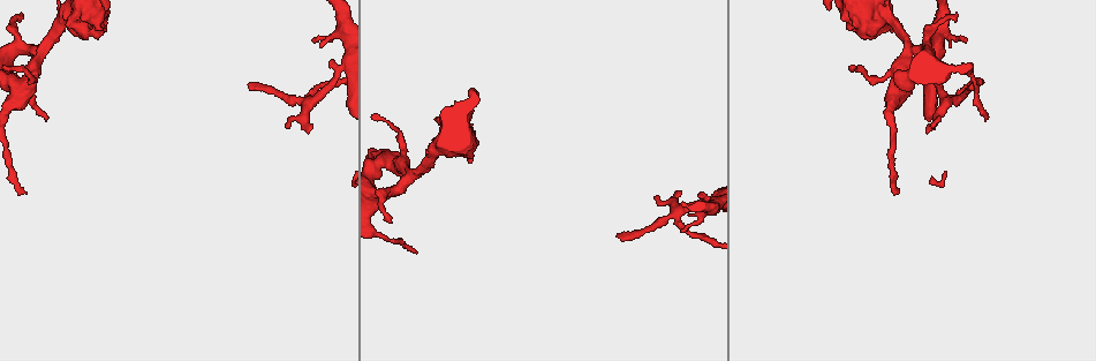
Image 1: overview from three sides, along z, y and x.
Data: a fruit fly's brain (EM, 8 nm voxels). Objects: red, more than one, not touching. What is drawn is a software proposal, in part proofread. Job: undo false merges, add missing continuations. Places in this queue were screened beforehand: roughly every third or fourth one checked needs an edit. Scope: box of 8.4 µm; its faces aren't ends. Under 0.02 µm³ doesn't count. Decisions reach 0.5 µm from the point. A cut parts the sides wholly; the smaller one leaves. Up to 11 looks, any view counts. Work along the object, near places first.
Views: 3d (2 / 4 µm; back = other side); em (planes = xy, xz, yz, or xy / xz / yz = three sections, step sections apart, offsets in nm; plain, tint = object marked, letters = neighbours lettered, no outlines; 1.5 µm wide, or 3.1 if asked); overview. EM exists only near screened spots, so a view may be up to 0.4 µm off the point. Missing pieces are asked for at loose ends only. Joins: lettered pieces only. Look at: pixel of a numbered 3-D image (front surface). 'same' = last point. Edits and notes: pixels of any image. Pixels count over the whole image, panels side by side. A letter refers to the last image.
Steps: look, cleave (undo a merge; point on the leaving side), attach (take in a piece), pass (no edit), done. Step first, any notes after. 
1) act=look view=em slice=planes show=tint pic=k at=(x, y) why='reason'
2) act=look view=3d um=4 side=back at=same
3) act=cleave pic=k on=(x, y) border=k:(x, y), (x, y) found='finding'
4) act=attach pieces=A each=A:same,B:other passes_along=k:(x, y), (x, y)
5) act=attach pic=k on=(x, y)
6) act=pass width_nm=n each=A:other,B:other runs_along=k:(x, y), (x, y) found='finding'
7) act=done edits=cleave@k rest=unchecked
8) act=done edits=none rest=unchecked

act=look view=em slice=yz step=4 show=letters pic=1 at=(47, 119)

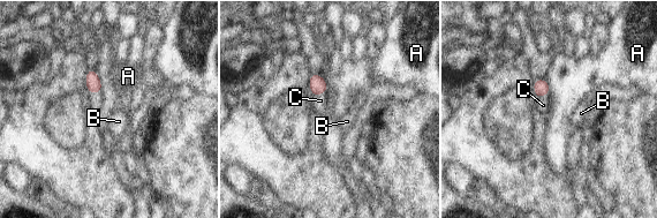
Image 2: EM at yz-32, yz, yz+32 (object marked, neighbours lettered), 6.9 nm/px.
act=look view=em slice=planes show=letters at=same

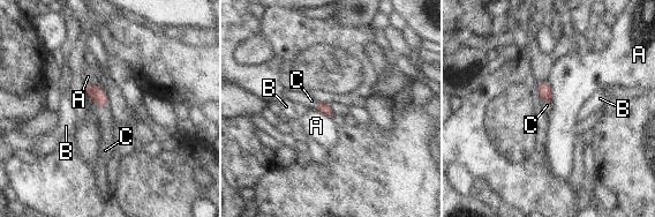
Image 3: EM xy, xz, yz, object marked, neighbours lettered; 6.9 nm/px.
act=attach pieces=C each=A:other,B:other,C:same passes_along=3:(97, 94), (99, 106), (104, 116) found='it goes on there'

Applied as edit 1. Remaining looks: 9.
act=look view=3d um=2 pic=1 at=(955, 12)

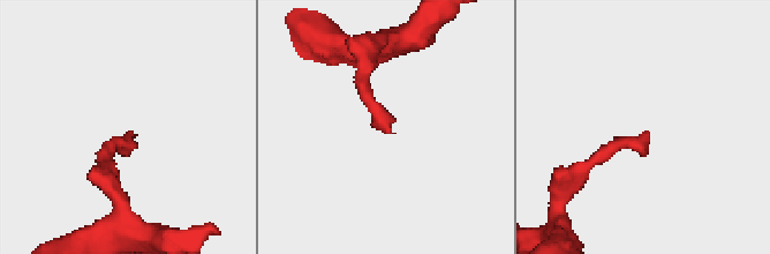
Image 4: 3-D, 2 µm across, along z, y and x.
act=look view=em slice=planes show=plain pic=4 at=(131, 131) why='need the tissue'

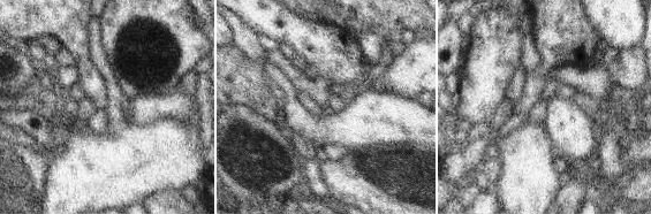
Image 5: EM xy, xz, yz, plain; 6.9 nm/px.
act=look view=em slice=planes show=letters at=same

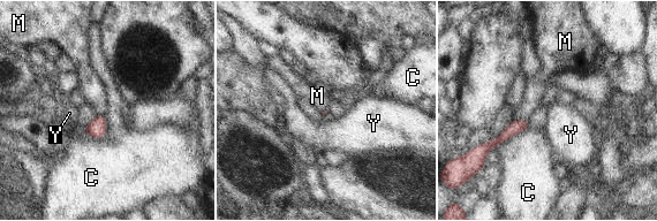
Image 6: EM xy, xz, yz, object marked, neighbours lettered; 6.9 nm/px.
act=pass each=C:other,M:other,Y:other runs_along=6:(526, 122), (516, 126), (492, 144) found='none of them fits'

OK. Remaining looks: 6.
act=look view=overview why='see it whole again'

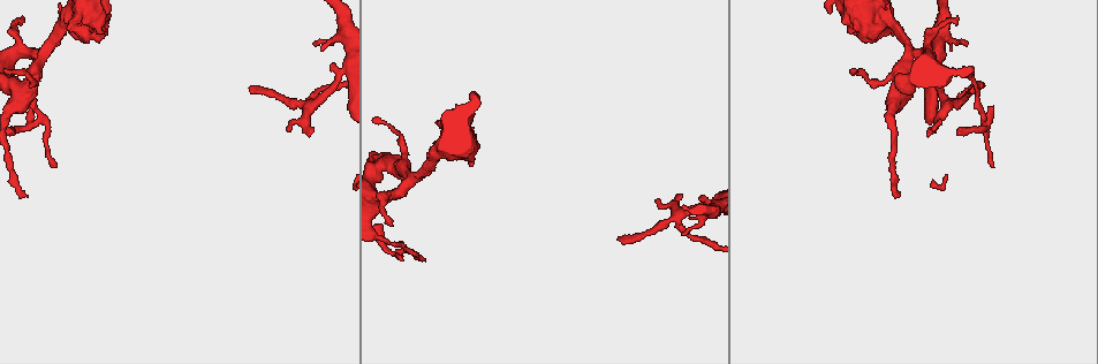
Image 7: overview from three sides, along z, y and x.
act=look view=em slice=planes show=letters pic=7 at=(972, 90) why='tapers out'

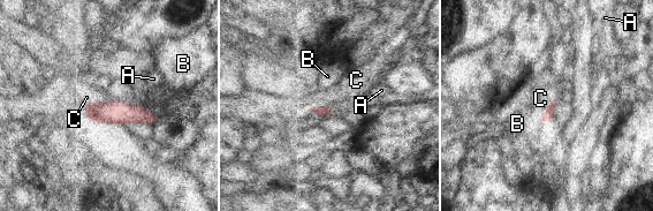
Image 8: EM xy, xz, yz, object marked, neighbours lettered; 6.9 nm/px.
act=pass each=A:other,B:other,C:other runs_along=8:(88, 105), (154, 120) found='no lettered piece goes on from it'

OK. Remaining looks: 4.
act=done edits=attach@3 rest=unchecked

